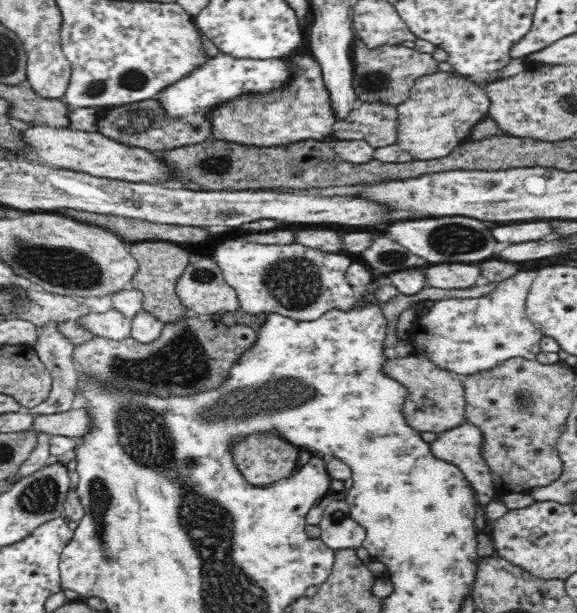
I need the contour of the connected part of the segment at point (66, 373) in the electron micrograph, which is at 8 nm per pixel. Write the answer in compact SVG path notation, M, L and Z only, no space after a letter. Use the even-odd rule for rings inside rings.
M46 322L44 326L37 326L38 339L34 345L37 350L38 357L42 360L42 363L46 366L47 371L52 373L52 390L50 396L38 404L36 408L26 410L32 415L37 414L58 414L61 412L68 412L74 408L74 397L76 396L75 390L79 382L76 375L73 355L74 345L72 341L66 340L64 336L59 336L56 332L58 330L57 322Z

